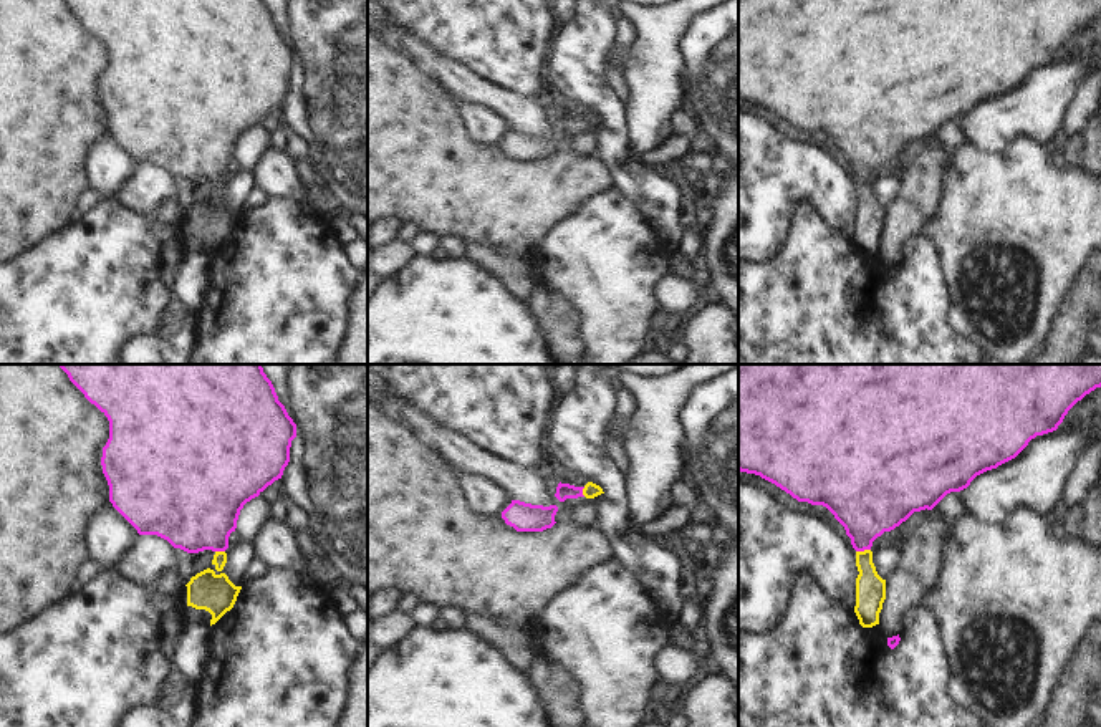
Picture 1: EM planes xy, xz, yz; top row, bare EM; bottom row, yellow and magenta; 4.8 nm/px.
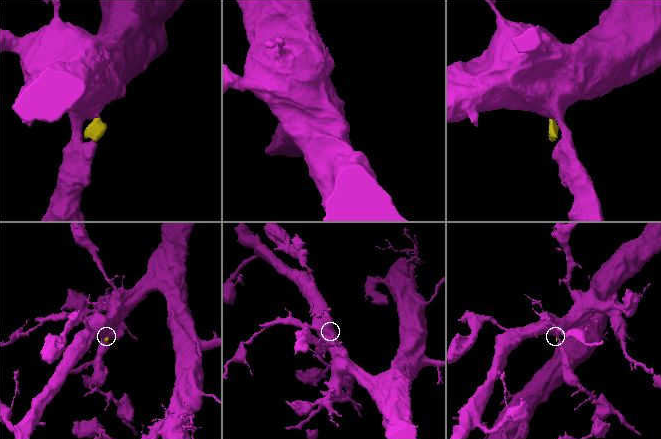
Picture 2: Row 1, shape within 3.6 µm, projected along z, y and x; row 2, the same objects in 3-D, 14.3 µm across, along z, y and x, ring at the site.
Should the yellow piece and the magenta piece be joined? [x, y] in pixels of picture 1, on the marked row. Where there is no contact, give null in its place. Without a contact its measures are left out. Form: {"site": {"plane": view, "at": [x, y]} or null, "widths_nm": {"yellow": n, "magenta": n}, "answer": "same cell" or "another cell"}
{"site": {"plane": "yz", "at": [865, 550]}, "widths_nm": {"yellow": 140, "magenta": 360}, "answer": "same cell"}

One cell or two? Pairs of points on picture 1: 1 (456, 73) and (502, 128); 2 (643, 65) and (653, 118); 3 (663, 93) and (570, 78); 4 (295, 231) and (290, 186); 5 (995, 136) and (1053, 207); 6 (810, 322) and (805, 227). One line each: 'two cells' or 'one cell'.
1: two cells
2: one cell
3: two cells
4: two cells
5: two cells
6: one cell

